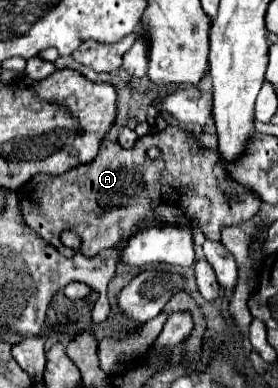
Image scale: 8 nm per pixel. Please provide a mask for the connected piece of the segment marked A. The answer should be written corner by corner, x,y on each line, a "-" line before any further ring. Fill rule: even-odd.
168,127
160,133
146,135
146,137
138,139
132,149
124,149
116,141
104,139
96,159
90,165
74,167
74,169
66,171
64,175
52,175
52,177
50,175
36,175
36,177
32,177
30,183
22,185
16,191
18,201
20,201
20,211
22,211
26,225
34,233
38,233
42,239
46,239
50,245
54,245
58,249
58,253
62,253
64,257
72,257
74,249
62,245
60,233
64,229
72,229
82,237
80,251
86,257
94,257
104,249
120,247
122,239
124,241
130,239
134,233
138,233
140,229
144,229
148,225
190,227
196,223
202,229
202,233
206,235
206,239
220,241
220,231
224,227
232,227
236,223
254,219
260,211
260,205
262,205
258,195
254,195
254,191
244,187
242,183
234,181
234,177
230,177
226,173
226,169
220,161
208,161
202,155
196,155
196,157
200,157
200,161
196,159
196,163
194,163
194,153
186,151
180,155
176,133
178,133
176,127
-
150,147
162,149
162,155
158,161
148,159
146,151

